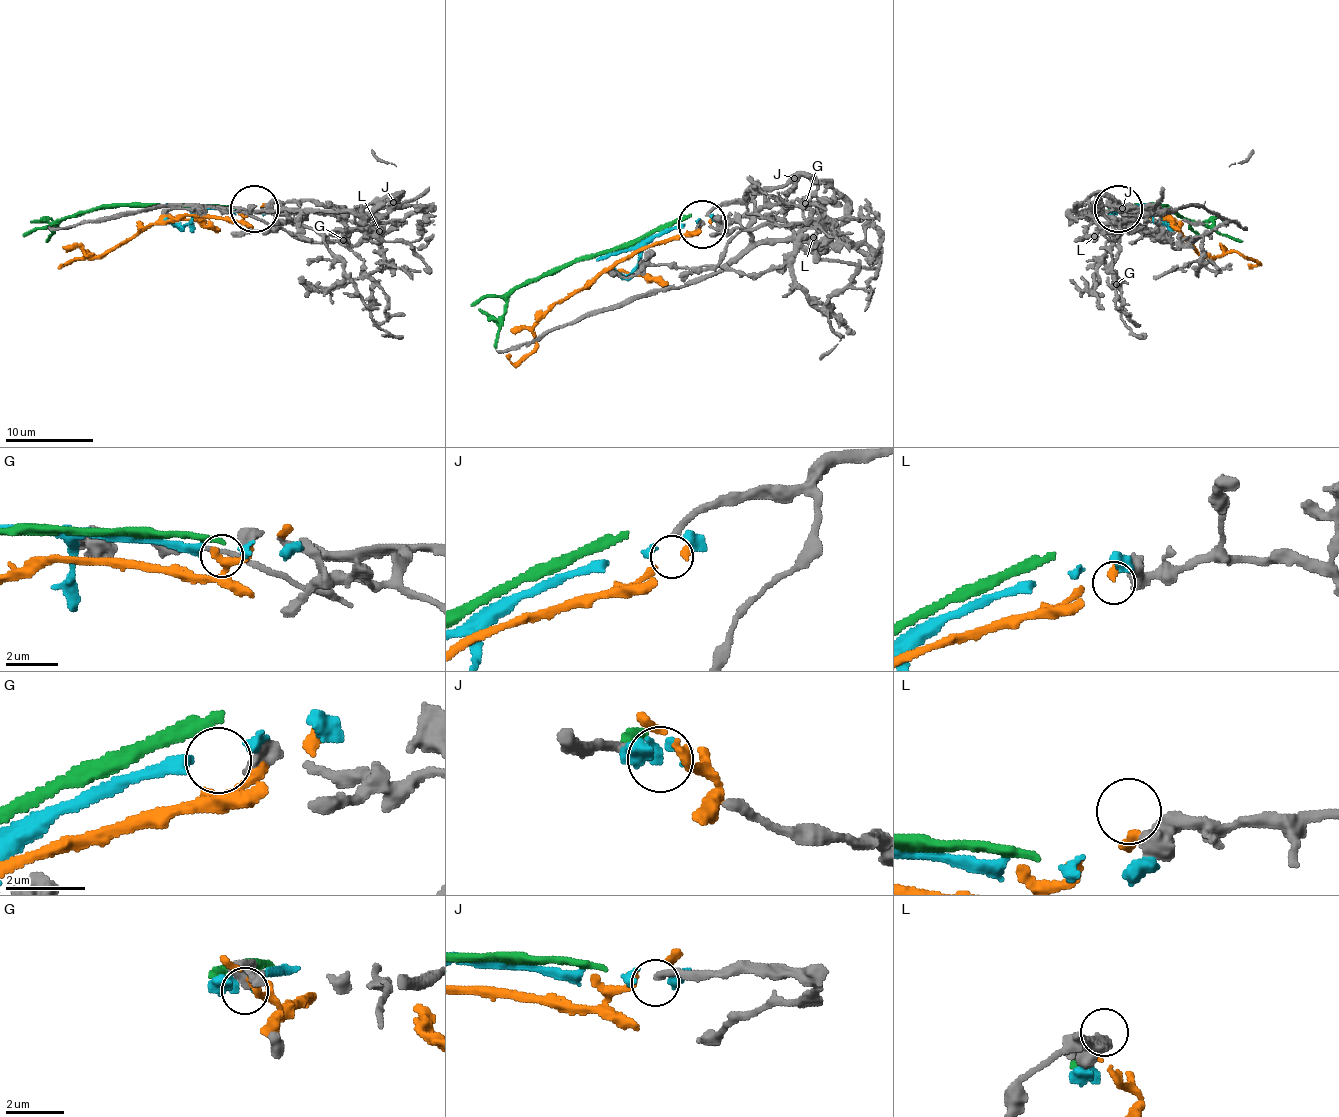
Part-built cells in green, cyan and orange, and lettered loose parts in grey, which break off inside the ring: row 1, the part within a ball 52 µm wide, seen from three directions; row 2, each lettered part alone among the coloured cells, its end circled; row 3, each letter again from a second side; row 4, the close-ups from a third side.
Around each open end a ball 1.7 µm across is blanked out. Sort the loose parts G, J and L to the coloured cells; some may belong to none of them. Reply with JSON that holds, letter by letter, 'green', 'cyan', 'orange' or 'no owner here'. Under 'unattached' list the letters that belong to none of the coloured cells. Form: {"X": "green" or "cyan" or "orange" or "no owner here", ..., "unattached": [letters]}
{"G": "no owner here", "J": "cyan", "L": "no owner here", "unattached": ["G", "L"]}

